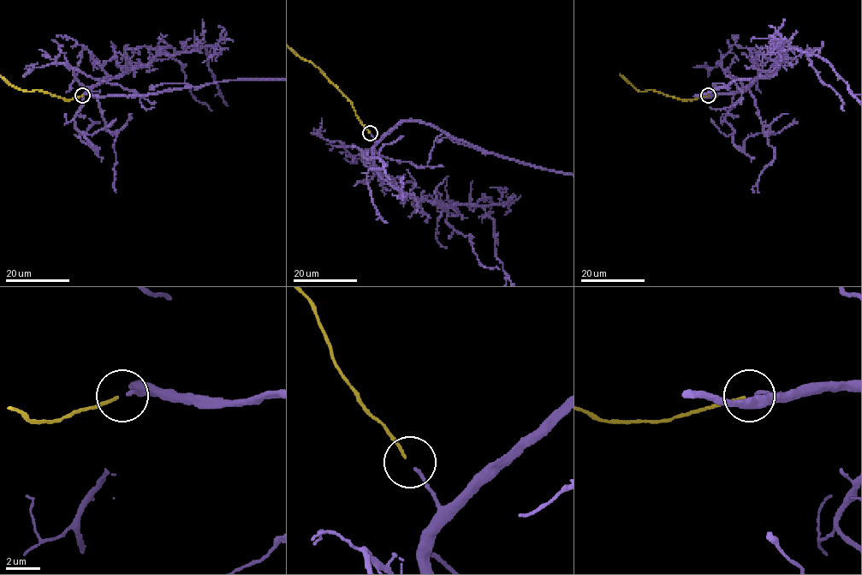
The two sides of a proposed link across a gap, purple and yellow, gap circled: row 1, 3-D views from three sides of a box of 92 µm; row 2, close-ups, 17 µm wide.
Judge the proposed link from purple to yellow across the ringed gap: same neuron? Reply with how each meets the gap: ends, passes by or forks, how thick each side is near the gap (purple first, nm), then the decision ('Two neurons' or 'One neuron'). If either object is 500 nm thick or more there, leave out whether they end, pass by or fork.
At the ring purple ends. At the ring yellow ends. Thickness 200 nm (purple) against 160 nm. One neuron

